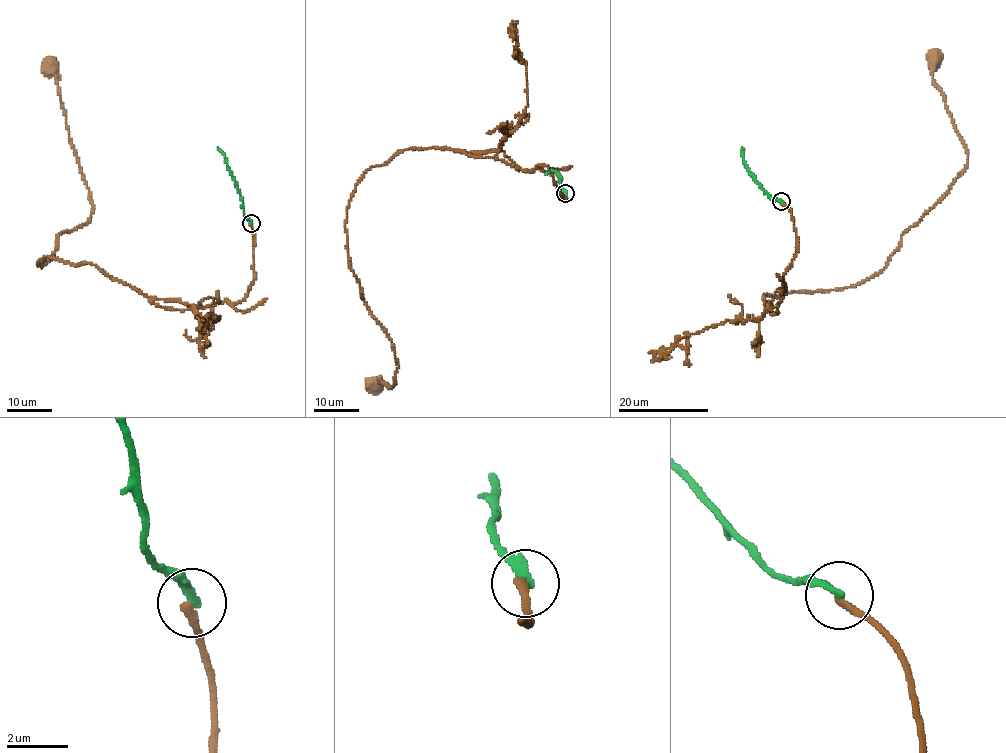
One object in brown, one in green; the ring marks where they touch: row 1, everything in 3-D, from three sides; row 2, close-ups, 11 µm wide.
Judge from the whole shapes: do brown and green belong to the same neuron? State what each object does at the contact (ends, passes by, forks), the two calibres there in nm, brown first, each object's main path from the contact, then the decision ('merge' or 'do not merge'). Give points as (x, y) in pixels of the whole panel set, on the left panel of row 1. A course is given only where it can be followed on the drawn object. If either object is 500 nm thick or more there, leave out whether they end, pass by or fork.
brown ends | green ends | 280/280 nm | brown via (251, 223), (254, 281), (233, 304), (167, 309), (89, 263), (49, 256), (39, 266), (94, 205), (48, 66) | green via (251, 223), (244, 216), (243, 202), (224, 153), (217, 146) | do not merge

